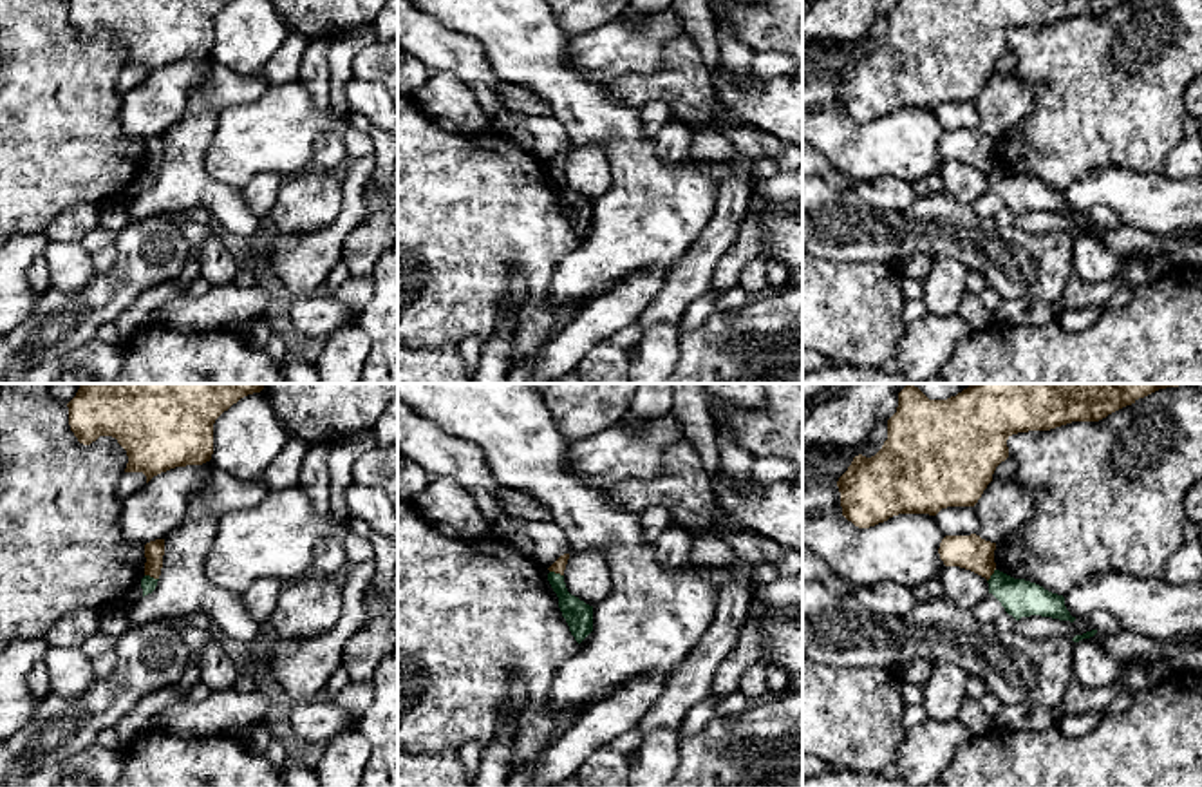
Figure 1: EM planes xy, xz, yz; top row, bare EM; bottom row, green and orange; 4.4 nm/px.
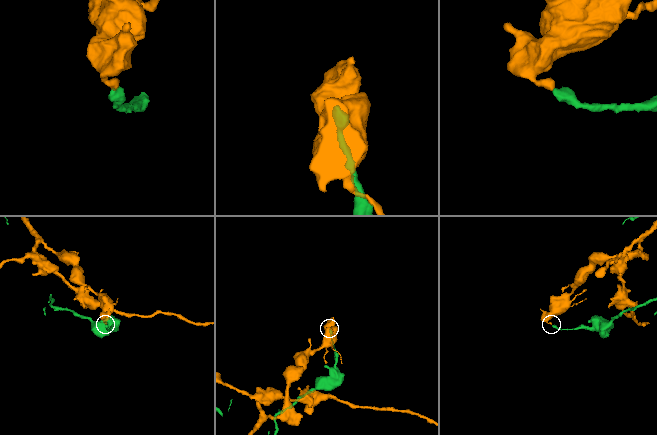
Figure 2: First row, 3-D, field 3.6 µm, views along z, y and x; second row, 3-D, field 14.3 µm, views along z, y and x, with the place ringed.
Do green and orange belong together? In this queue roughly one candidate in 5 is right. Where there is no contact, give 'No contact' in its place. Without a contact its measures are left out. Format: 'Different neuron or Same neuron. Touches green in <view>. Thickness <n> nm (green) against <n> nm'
Different neuron. Touches green in xy. Thickness 70 nm (green) against 90 nm

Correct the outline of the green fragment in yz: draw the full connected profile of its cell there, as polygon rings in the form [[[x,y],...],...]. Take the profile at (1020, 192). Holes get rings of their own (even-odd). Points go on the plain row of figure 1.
[[[994,165],[987,177],[989,188],[992,188],[1016,215],[1030,210],[1075,215],[1066,204],[1063,190],[1052,188],[1036,177],[1014,174],[1000,165]]]

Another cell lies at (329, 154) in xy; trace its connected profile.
[[[324,132],[313,147],[311,170],[342,172],[347,159],[343,136]]]

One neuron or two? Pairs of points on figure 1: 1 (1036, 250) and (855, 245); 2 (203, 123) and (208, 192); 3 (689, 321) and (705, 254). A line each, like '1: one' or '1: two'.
1: one
2: one
3: two

